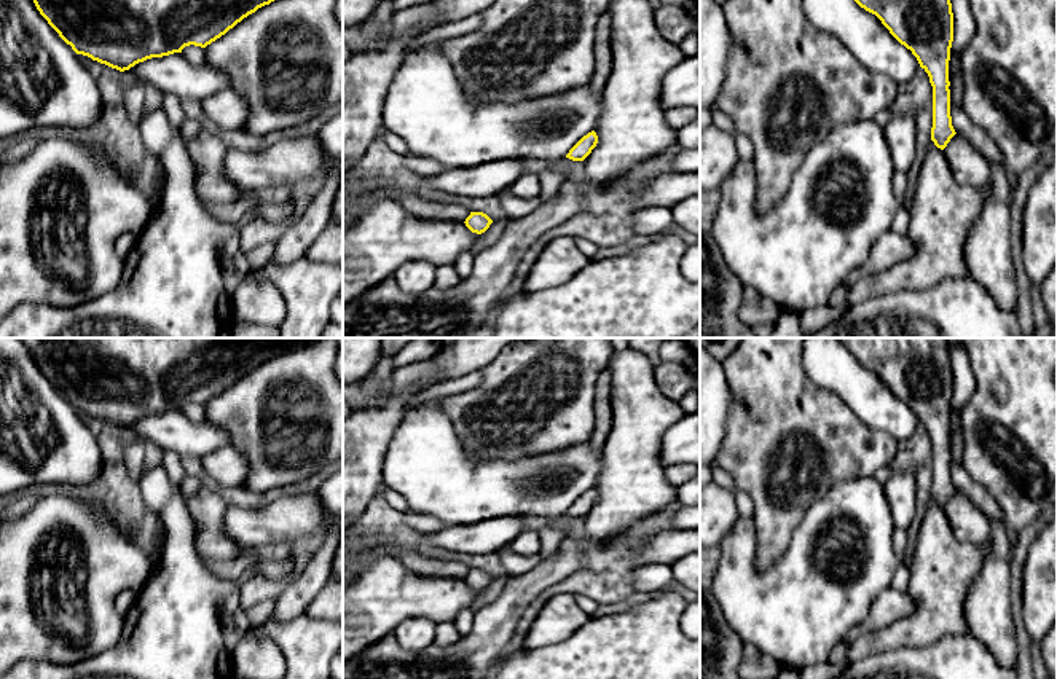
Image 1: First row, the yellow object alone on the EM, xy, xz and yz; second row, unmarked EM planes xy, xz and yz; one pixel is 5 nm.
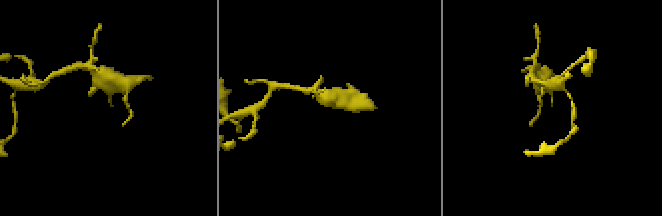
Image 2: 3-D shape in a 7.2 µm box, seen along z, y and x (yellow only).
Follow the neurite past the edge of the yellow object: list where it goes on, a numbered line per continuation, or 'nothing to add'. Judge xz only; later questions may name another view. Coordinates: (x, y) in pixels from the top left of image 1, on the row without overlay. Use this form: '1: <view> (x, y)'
nothing to add

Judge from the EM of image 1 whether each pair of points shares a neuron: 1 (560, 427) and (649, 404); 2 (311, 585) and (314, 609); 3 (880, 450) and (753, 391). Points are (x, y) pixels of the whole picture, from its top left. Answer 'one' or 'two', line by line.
1: two
2: two
3: one

